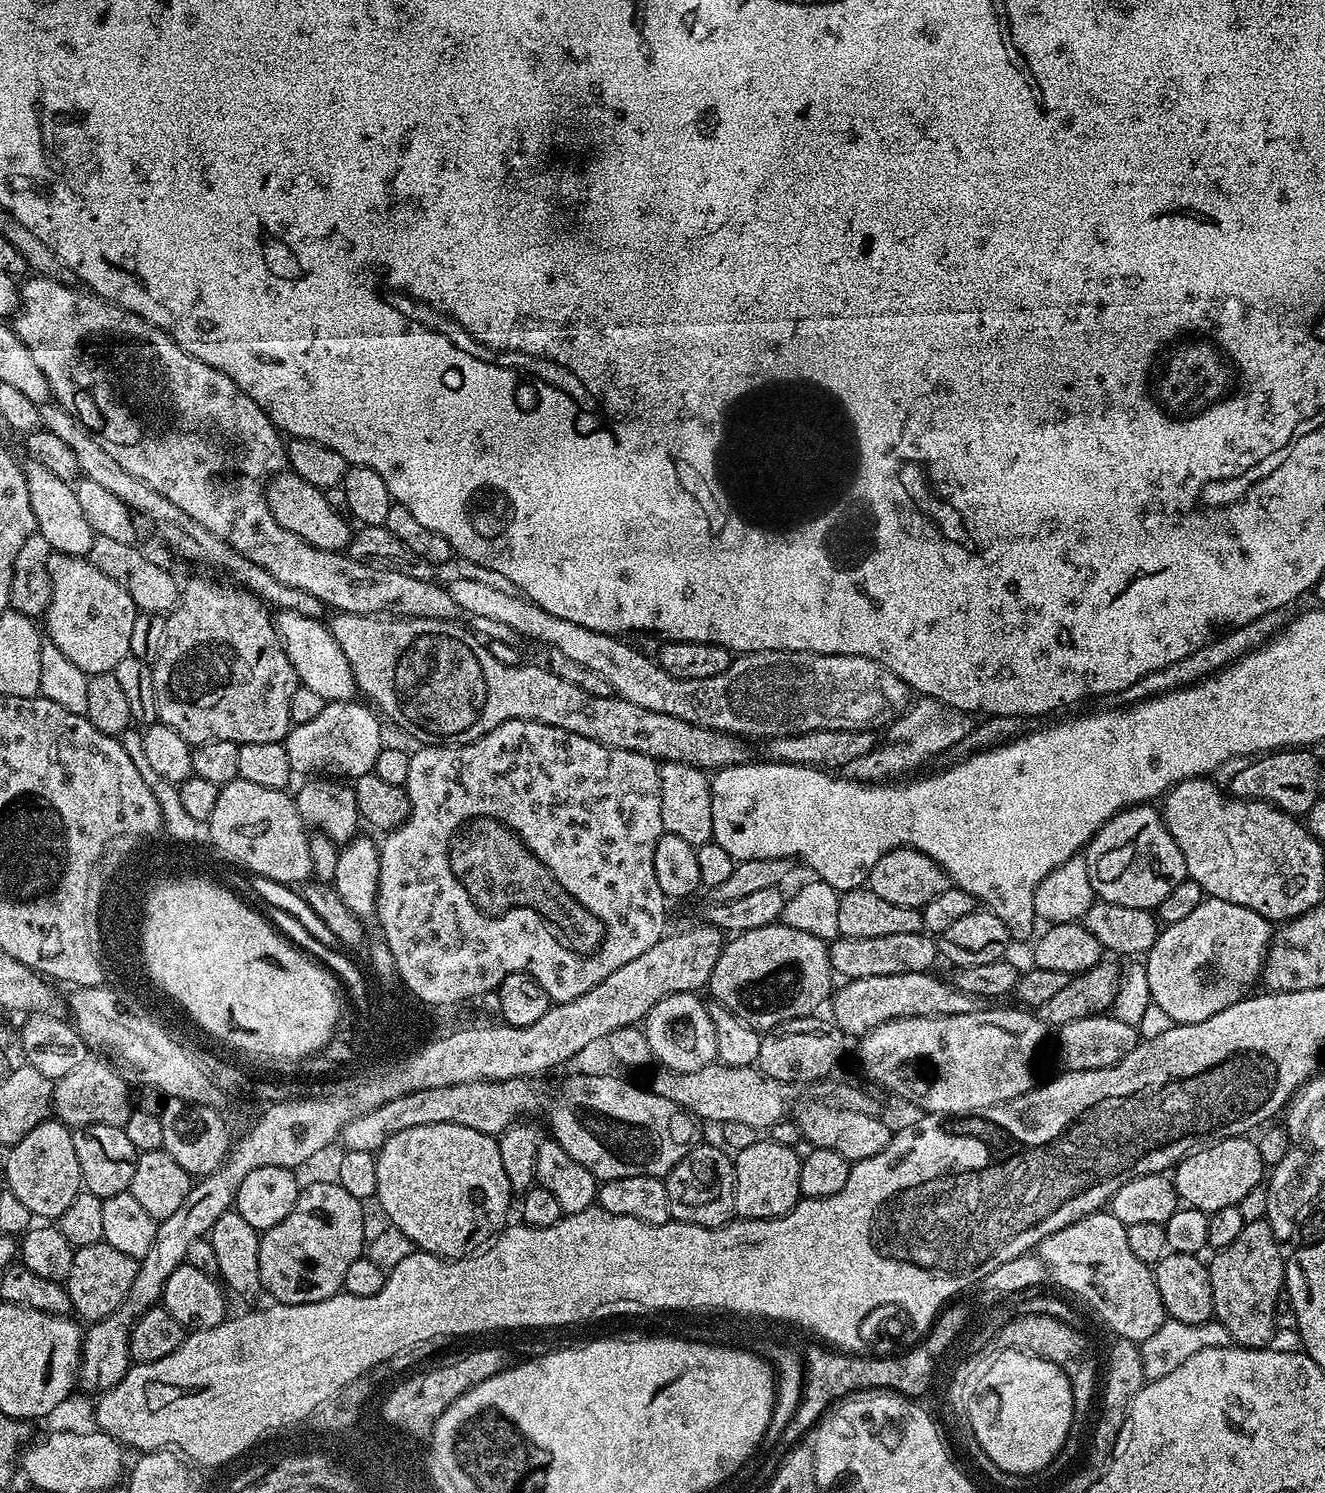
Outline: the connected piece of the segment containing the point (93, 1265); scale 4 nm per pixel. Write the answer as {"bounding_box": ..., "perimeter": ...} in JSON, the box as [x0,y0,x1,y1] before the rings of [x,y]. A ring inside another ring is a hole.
{"bounding_box":[66,1242,140,1322],"perimeter":[[[103,1242],[76,1249],[66,1281],[72,1312],[84,1322],[95,1322],[114,1314],[114,1310],[118,1310],[130,1294],[130,1286],[134,1286],[139,1269],[140,1265],[134,1257],[122,1254],[122,1250],[114,1250],[114,1246]]]}

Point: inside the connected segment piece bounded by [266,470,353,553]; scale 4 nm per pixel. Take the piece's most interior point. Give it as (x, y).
(296, 506)

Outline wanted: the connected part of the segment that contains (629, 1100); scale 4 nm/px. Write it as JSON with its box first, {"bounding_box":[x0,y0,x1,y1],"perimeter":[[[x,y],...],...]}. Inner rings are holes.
{"bounding_box":[339,1076,697,1182],"perimeter":[[[572,1076],[560,1089],[556,1092],[556,1097],[552,1097],[550,1093],[543,1092],[540,1088],[535,1088],[531,1079],[522,1080],[479,1080],[478,1082],[464,1082],[458,1086],[438,1086],[438,1090],[414,1090],[414,1094],[406,1094],[402,1098],[394,1098],[394,1102],[386,1102],[386,1106],[378,1106],[378,1110],[370,1110],[370,1114],[362,1114],[358,1118],[354,1118],[351,1122],[340,1131],[339,1143],[347,1150],[366,1150],[367,1152],[377,1153],[380,1151],[389,1136],[398,1134],[402,1130],[410,1130],[414,1126],[434,1126],[435,1124],[453,1124],[454,1126],[470,1126],[470,1130],[478,1130],[487,1136],[499,1137],[501,1132],[505,1132],[510,1125],[517,1123],[521,1119],[523,1112],[545,1112],[548,1115],[548,1124],[552,1127],[550,1132],[551,1139],[558,1142],[558,1146],[562,1146],[562,1150],[566,1150],[566,1154],[570,1154],[570,1158],[574,1158],[574,1162],[582,1162],[582,1166],[586,1166],[586,1170],[590,1170],[590,1174],[596,1176],[597,1181],[603,1182],[613,1180],[614,1178],[626,1178],[627,1176],[658,1176],[665,1177],[668,1172],[677,1164],[682,1162],[682,1158],[697,1143],[696,1124],[697,1117],[685,1108],[674,1106],[674,1102],[669,1102],[666,1098],[658,1098],[658,1094],[654,1094],[647,1087],[639,1088],[636,1084],[627,1084],[624,1080],[619,1080],[616,1076]]]}

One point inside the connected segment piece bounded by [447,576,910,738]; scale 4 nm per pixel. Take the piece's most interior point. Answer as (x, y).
(766, 694)

